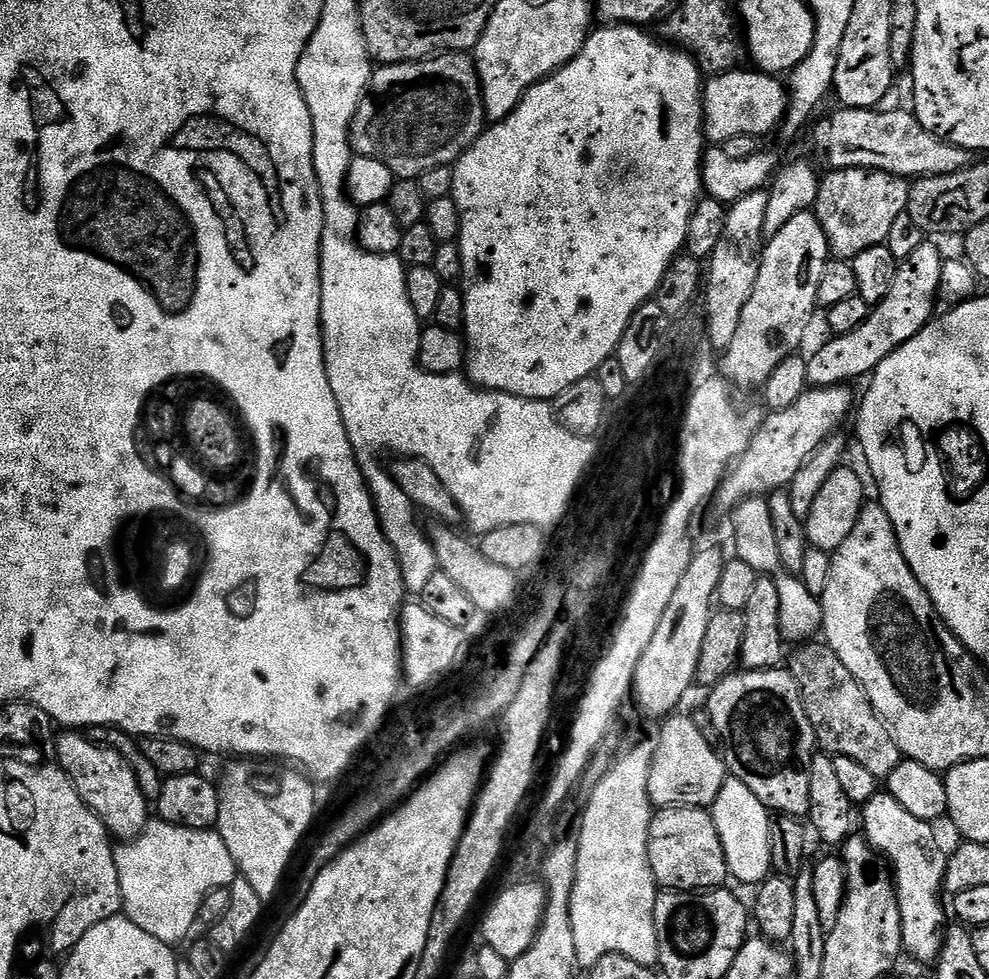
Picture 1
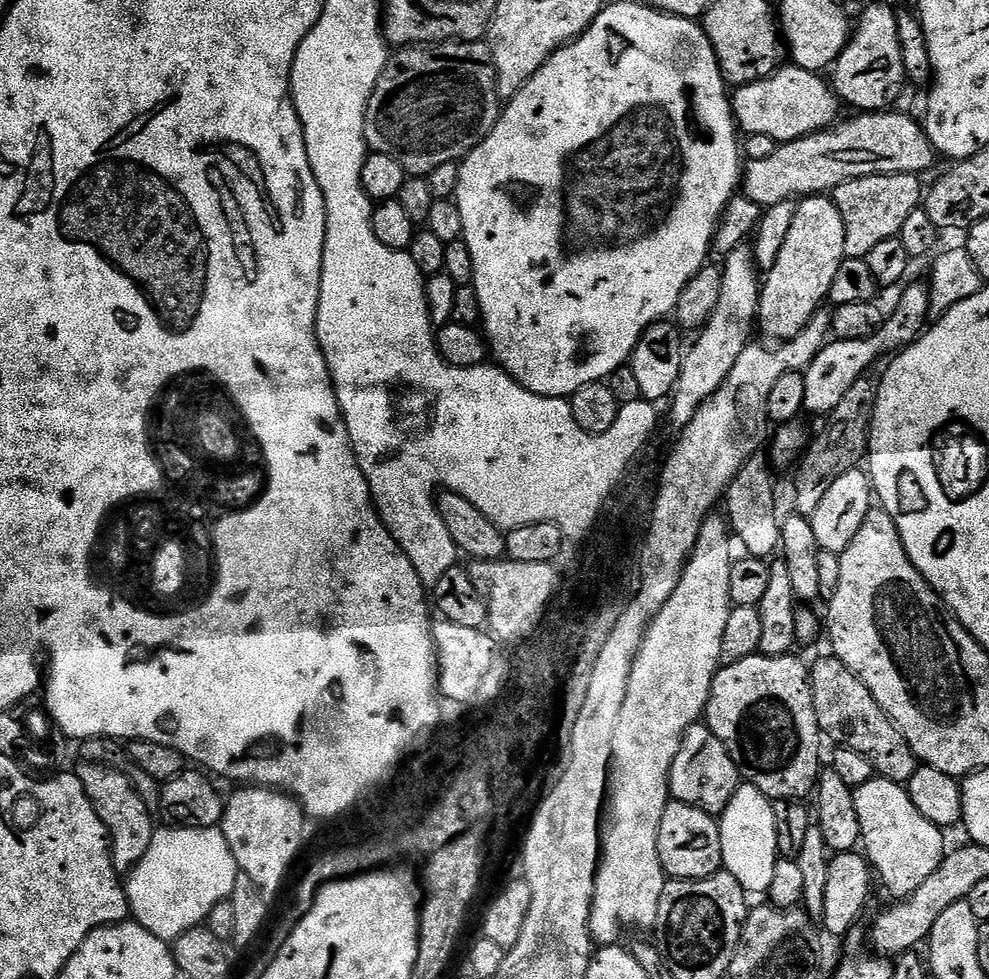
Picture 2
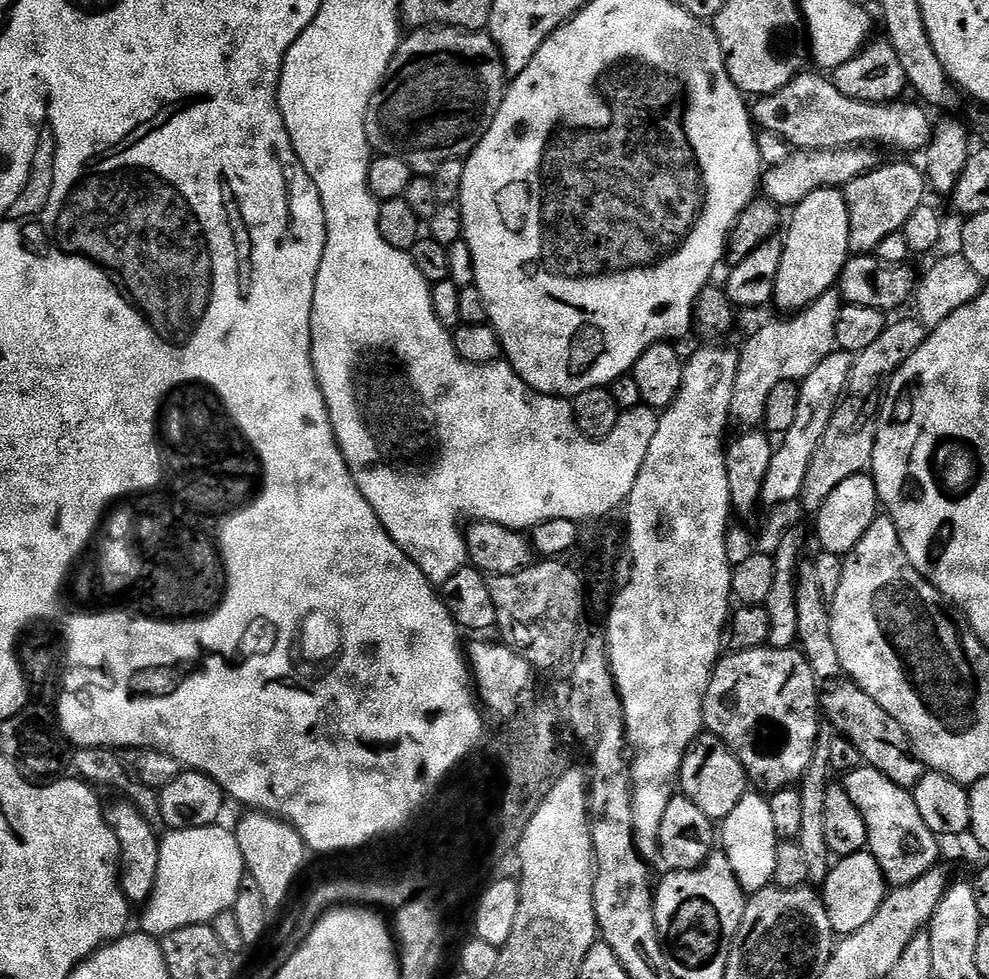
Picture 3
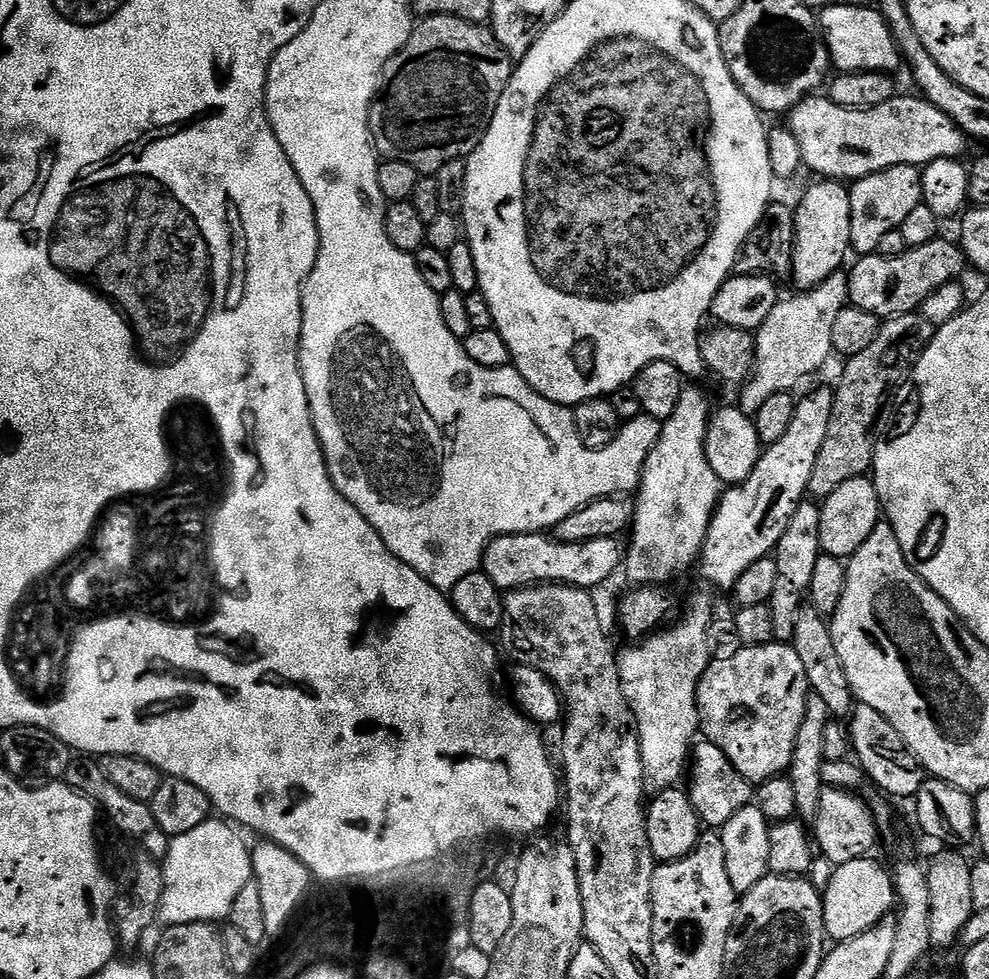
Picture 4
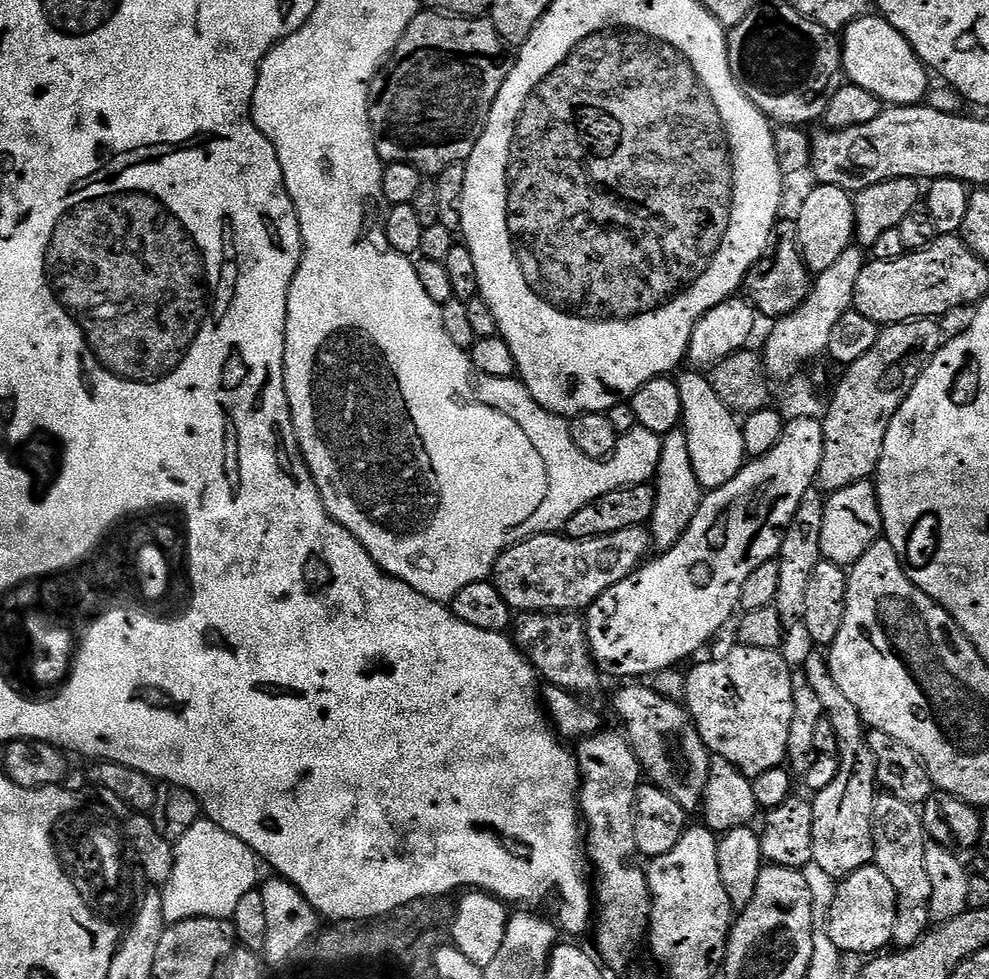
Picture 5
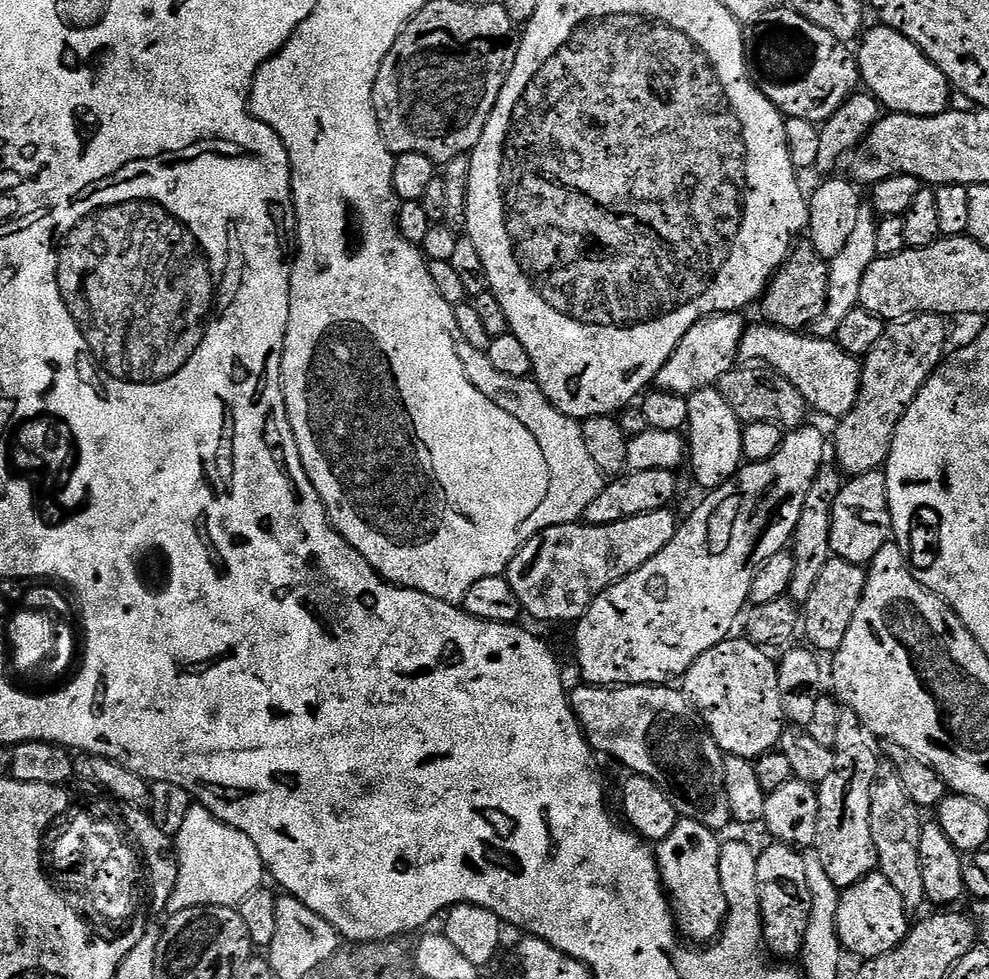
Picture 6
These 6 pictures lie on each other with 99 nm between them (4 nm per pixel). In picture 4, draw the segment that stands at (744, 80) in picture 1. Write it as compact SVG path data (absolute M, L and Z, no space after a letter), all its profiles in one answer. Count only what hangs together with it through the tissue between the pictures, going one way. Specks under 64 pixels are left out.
M813 94L798 106L794 106L786 116L786 127L798 140L798 150L802 150L803 167L817 172L817 177L837 182L855 182L870 174L878 174L894 166L923 166L935 160L954 160L963 157L966 137L964 131L940 110L919 95L898 94L890 102L873 108L843 108L827 95Z

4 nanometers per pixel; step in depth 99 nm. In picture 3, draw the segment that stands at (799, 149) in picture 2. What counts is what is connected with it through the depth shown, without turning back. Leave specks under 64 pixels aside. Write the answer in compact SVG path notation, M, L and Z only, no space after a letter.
M868 146L789 151L786 162L768 168L763 173L763 195L781 209L791 209L800 204L802 198L810 198L810 194L814 194L814 190L822 190L823 188L843 189L844 185L854 178L865 176L868 172L879 168L882 163L882 157L879 154L881 155L879 151Z

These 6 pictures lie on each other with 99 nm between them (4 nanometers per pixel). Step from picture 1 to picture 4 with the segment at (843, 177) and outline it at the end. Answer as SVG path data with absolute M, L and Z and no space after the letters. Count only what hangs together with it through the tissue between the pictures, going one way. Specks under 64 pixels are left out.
M894 166L878 174L855 181L848 188L850 194L851 251L857 257L879 253L885 247L886 234L896 232L914 206L922 203L922 171L917 166Z

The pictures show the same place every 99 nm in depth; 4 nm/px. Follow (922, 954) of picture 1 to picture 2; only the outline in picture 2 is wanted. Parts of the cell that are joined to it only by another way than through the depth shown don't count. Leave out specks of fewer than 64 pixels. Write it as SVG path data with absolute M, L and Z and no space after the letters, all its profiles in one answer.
M875 778L868 780L859 789L855 789L856 798L856 823L858 825L858 836L864 839L863 855L869 864L872 865L875 875L893 892L893 897L903 898L914 894L934 870L944 861L946 847L944 848L945 833L934 823L927 820L917 807L914 806L912 799L907 791L897 781Z

